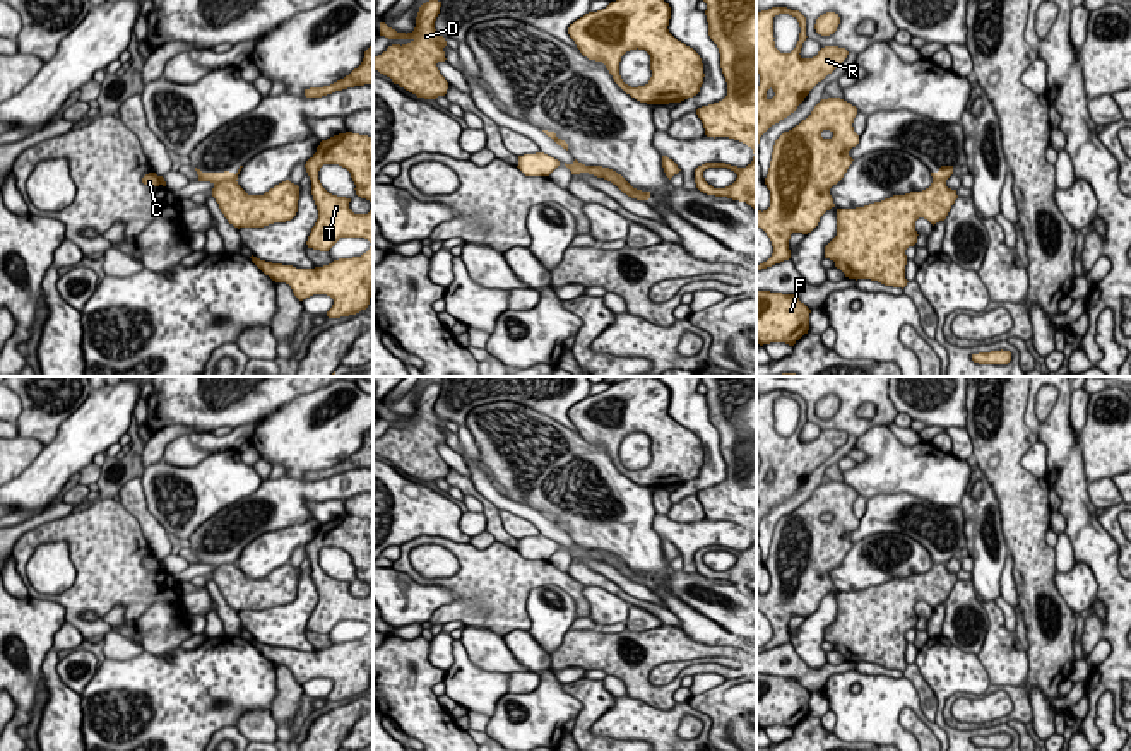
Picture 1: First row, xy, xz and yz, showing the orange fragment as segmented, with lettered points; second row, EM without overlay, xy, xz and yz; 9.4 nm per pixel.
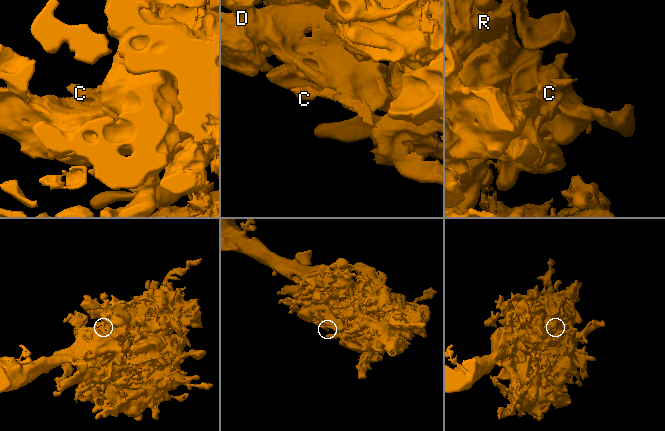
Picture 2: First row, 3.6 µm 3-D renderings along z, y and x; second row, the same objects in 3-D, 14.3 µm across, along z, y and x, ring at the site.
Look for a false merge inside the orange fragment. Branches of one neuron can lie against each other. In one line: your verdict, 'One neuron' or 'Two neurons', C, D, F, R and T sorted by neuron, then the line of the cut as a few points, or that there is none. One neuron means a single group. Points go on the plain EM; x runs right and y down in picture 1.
Two neurons. Groups: C / D F R T. Split along xy (235, 563), (221, 563), (214, 568)

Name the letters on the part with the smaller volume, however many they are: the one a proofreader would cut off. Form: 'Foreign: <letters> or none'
Foreign: C

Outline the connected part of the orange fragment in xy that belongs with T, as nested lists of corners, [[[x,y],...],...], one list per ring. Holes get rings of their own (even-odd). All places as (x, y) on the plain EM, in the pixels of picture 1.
[[[352,515],[334,518],[320,525],[305,551],[318,594],[308,631],[329,635],[340,621],[364,621],[371,626],[370,633],[315,652],[250,642],[272,664],[289,667],[299,684],[313,677],[330,679],[334,688],[327,695],[329,701],[356,698],[368,691],[373,674],[373,522]],[[323,547],[339,547],[351,556],[356,578],[371,585],[368,597],[354,597],[351,582],[332,578],[322,570],[318,554]]]

